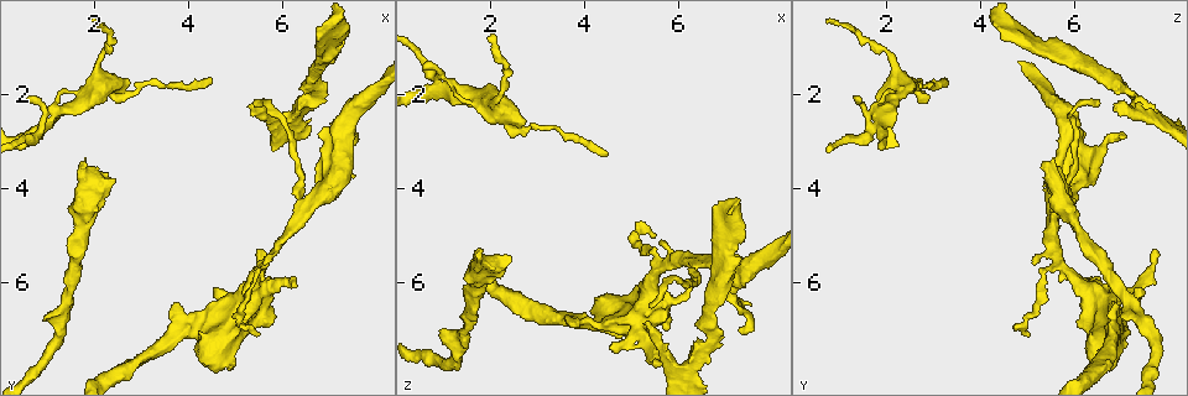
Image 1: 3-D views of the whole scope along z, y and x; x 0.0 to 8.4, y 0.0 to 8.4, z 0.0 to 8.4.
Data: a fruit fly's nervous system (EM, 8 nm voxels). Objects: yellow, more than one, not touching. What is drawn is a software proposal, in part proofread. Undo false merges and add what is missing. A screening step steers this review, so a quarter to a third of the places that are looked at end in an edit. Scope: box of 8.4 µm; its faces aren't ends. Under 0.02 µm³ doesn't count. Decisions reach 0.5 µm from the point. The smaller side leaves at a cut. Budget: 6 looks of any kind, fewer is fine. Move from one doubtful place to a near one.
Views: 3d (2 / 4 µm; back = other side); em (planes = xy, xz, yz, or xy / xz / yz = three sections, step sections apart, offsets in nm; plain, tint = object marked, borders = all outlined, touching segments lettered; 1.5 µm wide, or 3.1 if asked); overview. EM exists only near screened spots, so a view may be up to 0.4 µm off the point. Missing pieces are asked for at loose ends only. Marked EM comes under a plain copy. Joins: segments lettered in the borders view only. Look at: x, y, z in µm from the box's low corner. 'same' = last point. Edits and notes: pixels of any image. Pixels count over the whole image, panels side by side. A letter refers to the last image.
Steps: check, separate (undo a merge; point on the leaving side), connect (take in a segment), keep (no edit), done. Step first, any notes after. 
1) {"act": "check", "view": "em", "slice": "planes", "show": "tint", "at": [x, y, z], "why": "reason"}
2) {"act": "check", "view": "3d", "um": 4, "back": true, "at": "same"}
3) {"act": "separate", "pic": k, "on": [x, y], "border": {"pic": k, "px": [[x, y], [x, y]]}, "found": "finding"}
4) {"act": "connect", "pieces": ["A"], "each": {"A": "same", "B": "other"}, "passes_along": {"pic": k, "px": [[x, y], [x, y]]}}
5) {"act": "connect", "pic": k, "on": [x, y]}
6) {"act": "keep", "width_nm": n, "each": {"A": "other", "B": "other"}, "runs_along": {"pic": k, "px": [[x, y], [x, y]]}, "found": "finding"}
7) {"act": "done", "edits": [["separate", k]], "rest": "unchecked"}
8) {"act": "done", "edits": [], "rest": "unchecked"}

{"act": "check", "view": "em", "slice": "planes", "show": "tint", "at": [5.30, 6.15, 7.25], "why": "calibre changes"}

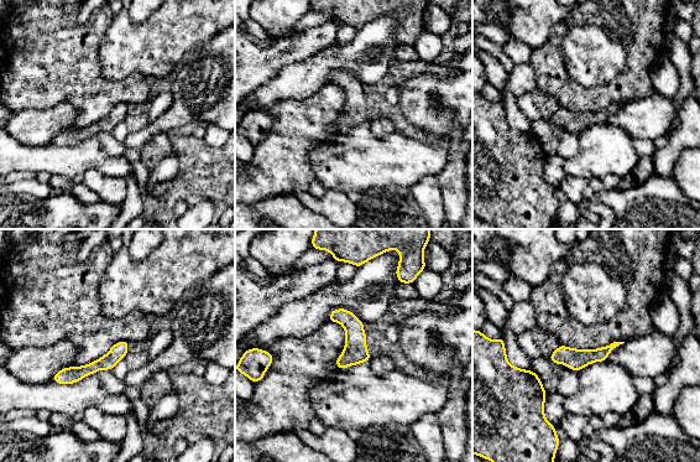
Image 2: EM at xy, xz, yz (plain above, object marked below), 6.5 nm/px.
{"act": "check", "view": "em", "slice": "planes", "show": "borders", "at": "same", "why": "what lies round it"}

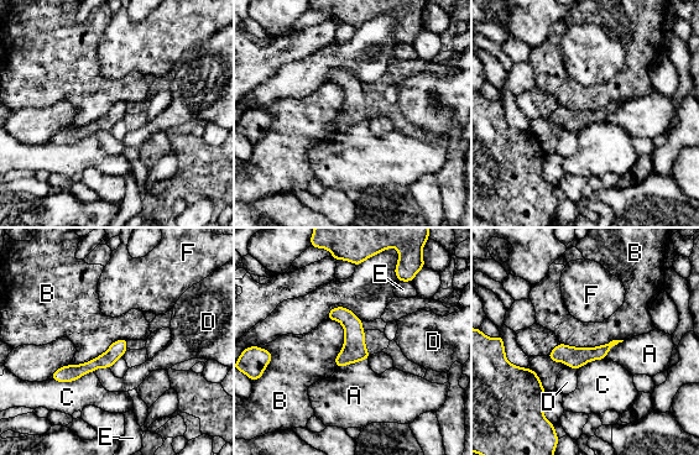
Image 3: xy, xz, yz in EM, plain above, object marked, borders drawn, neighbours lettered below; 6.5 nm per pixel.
{"act": "keep", "width_nm": 110, "each": {"A": "other", "B": "other", "C": "other", "D": "other", "E": "other", "F": "other"}, "runs_along": {"pic": 3, "px": [[124, 343], [107, 360], [55, 376]]}, "found": "all the same cell"}

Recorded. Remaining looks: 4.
{"act": "check", "view": "em", "slice": "xz", "step": 4, "show": "tint", "at": [4.45, 1.70, 3.20], "why": "thin end"}

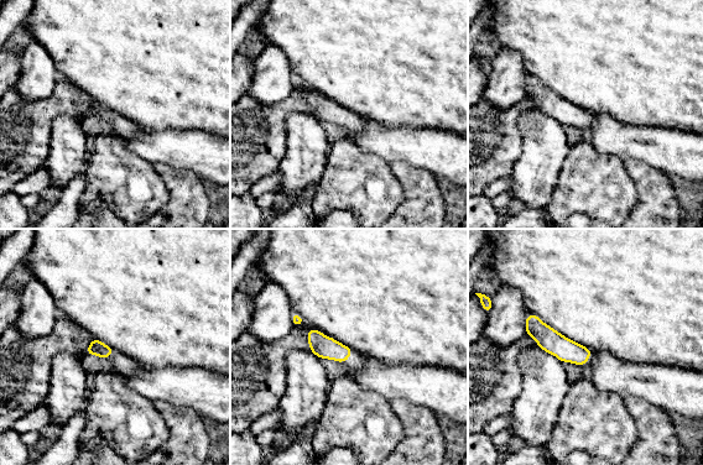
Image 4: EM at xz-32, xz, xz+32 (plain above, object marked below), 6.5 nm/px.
{"act": "check", "view": "em", "slice": "xy", "step": 4, "show": "borders", "at": "same", "why": "another direction"}

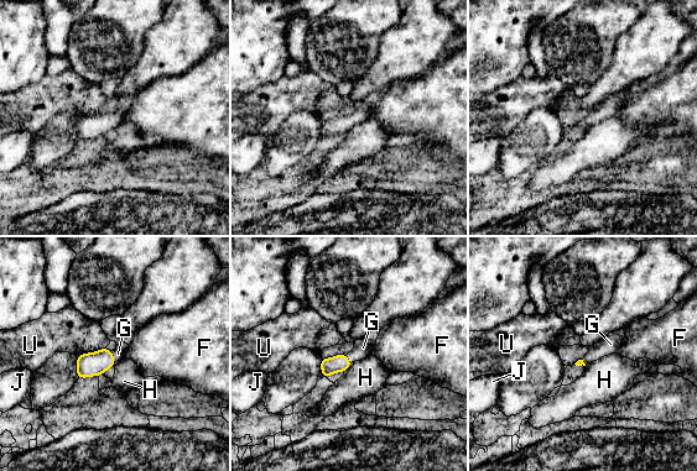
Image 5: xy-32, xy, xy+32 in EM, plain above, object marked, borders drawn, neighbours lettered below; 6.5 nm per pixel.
{"act": "connect", "pieces": ["G"], "each": {"F": "other", "G": "same", "H": "other", "J": "other", "U": "other"}, "passes_along": {"pic": 5, "px": [[92, 364], [112, 356], [118, 354]]}, "found": "it goes on there"}

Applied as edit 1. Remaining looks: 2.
{"act": "check", "view": "em", "slice": "xy", "step": 8, "show": "tint", "at": [2.40, 3.75, 5.50], "why": "stops while still wide"}

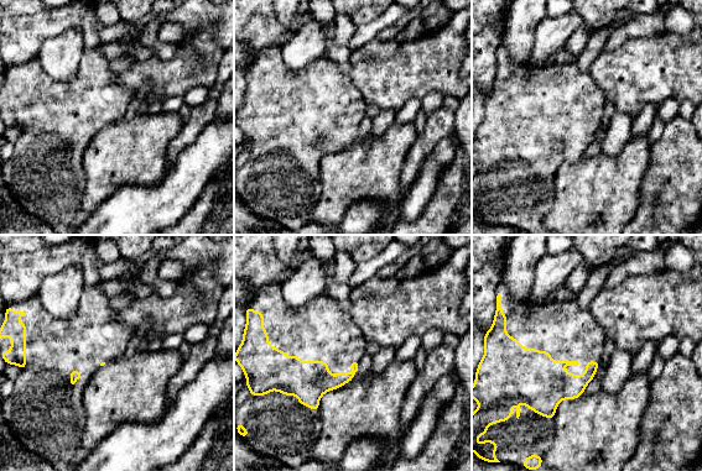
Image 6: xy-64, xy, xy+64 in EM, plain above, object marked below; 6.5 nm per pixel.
{"act": "check", "view": "em", "slice": "planes", "show": "borders", "at": "same"}

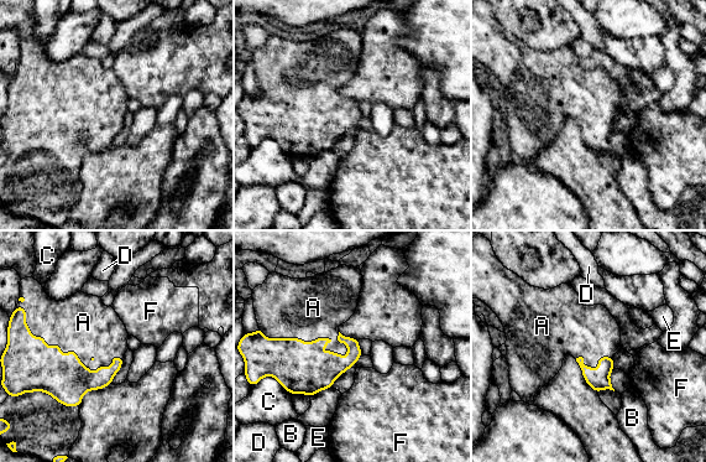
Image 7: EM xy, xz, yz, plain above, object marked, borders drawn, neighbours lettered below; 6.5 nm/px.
{"act": "connect", "pieces": ["A"], "each": {"A": "same", "B": "other", "C": "other", "D": "other", "E": "other", "F": "other"}, "found": "it goes on there"}

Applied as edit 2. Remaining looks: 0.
{"act": "done", "edits": [["connect", 5], ["connect", 7]], "rest": "unchecked"}

